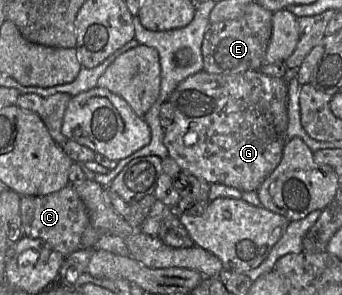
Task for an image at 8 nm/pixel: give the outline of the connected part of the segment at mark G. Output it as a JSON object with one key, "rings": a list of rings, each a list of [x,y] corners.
{"rings":[[[201,70],[180,82],[169,100],[174,106],[174,120],[165,129],[164,144],[169,156],[182,171],[188,171],[209,184],[222,184],[241,192],[257,191],[279,164],[287,141],[287,83],[259,70],[220,75]]]}

